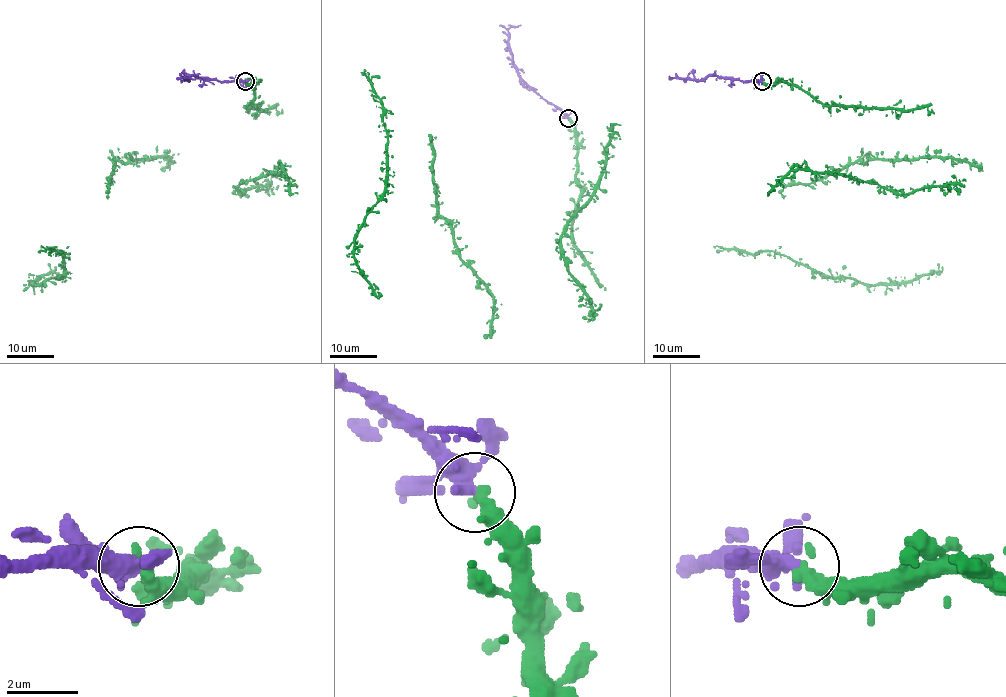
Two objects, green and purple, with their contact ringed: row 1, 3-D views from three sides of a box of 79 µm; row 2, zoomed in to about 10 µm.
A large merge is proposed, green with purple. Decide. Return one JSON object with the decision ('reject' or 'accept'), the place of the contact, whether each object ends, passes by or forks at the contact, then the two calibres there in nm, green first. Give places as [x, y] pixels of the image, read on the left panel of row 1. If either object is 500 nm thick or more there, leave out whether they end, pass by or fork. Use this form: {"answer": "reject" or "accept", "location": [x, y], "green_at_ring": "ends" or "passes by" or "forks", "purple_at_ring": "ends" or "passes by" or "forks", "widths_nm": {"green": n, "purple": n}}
{"answer": "accept", "location": [245, 81], "green_at_ring": "passes by", "purple_at_ring": "forks", "widths_nm": {"green": 300, "purple": 280}}

